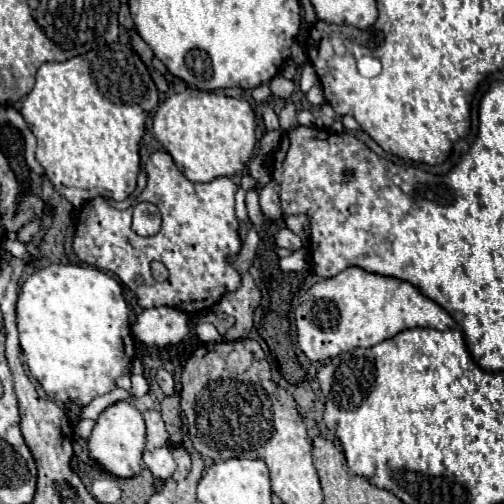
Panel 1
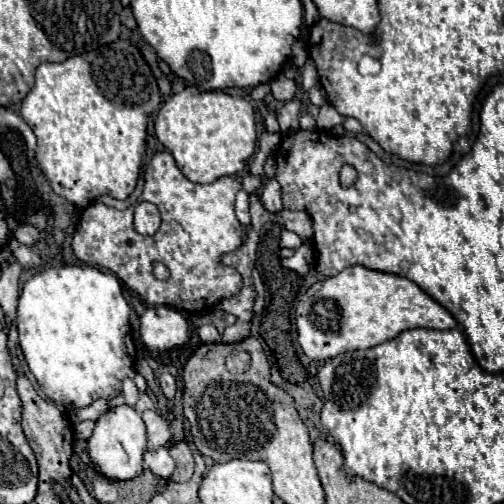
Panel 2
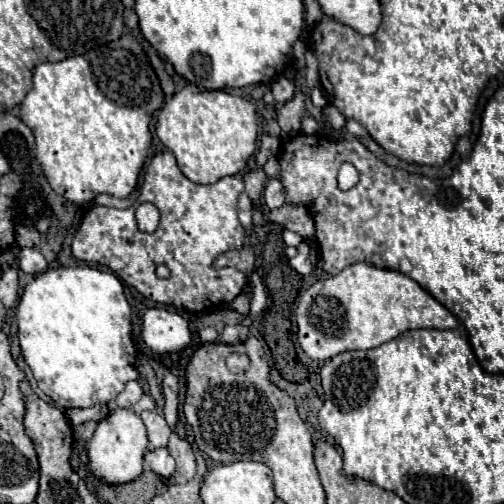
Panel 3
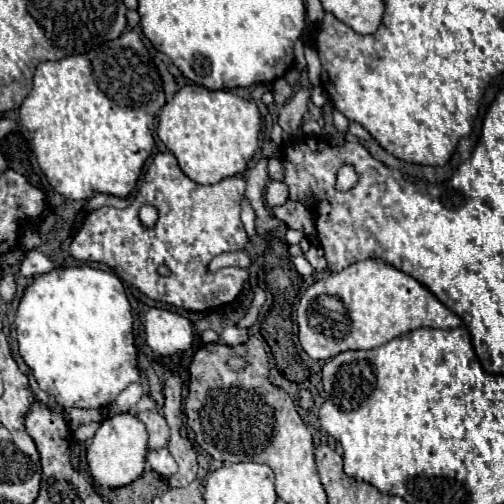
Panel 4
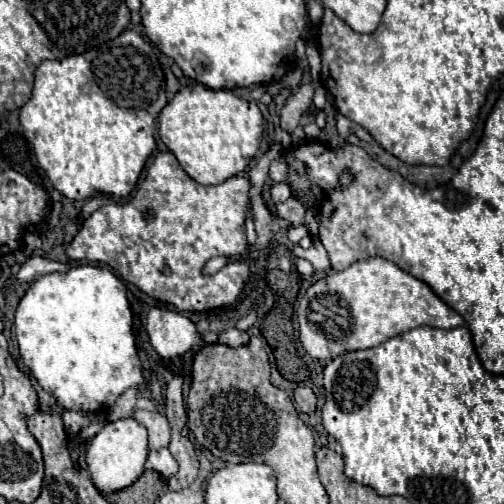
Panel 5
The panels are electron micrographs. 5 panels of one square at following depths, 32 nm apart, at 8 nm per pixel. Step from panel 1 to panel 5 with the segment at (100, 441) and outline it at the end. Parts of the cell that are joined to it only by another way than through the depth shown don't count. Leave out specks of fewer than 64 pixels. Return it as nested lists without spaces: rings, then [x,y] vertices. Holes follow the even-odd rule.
[[[132,416],[106,422],[106,426],[92,438],[86,450],[86,462],[88,462],[92,482],[102,494],[122,490],[132,482],[136,482],[144,472],[146,456],[148,456],[146,428],[140,422],[136,422]]]

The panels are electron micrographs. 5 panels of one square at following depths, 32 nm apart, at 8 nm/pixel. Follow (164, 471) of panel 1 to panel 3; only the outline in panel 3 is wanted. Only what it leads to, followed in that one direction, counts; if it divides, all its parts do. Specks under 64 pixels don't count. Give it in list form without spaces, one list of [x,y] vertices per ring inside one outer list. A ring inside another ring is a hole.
[[[158,448],[158,450],[152,450],[152,452],[146,452],[144,454],[144,462],[150,466],[152,472],[156,472],[158,476],[162,478],[170,478],[176,470],[176,462],[174,458],[168,454],[166,448]]]

